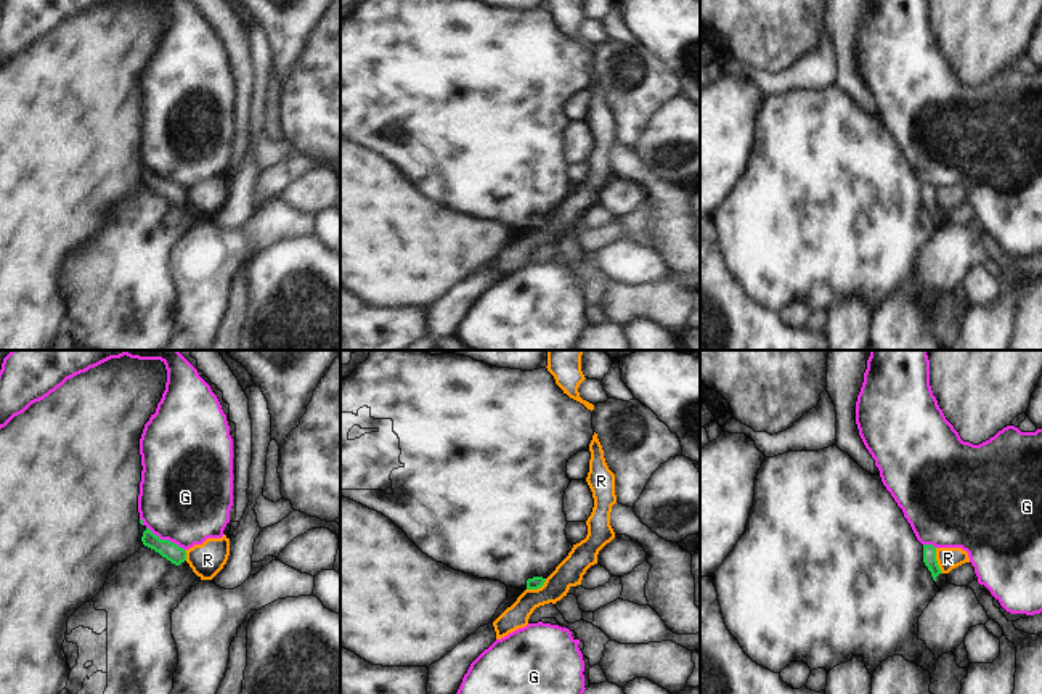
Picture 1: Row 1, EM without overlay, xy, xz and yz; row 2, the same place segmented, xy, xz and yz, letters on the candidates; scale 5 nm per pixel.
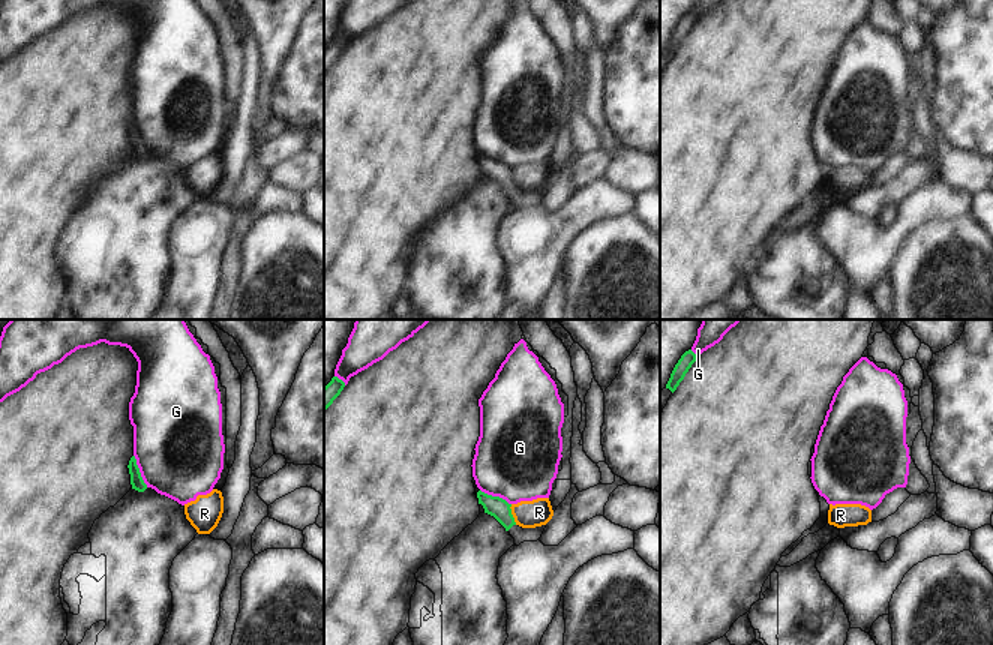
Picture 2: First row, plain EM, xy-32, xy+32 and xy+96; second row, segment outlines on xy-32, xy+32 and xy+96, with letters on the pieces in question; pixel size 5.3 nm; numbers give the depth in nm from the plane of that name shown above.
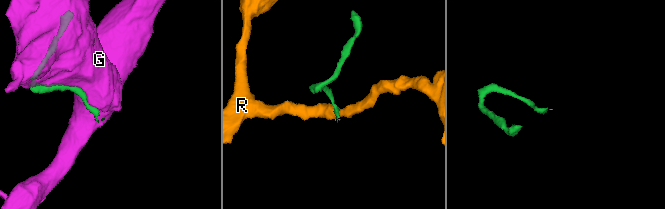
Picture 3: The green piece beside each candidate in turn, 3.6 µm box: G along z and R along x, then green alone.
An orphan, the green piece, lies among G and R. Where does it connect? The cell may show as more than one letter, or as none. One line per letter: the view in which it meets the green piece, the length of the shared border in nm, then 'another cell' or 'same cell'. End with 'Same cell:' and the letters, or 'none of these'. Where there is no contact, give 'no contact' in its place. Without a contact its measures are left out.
G: xy | 240 nm | another cell
R: yz | 130 nm | another cell
Same cell: none of these

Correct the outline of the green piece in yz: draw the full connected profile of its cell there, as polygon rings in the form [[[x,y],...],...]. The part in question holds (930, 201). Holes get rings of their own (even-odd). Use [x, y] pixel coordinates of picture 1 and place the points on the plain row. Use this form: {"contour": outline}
{"contour": [[[923,185],[923,202],[931,212],[936,227],[941,230],[947,223],[947,215],[941,212],[936,201],[936,188],[933,185]]]}

